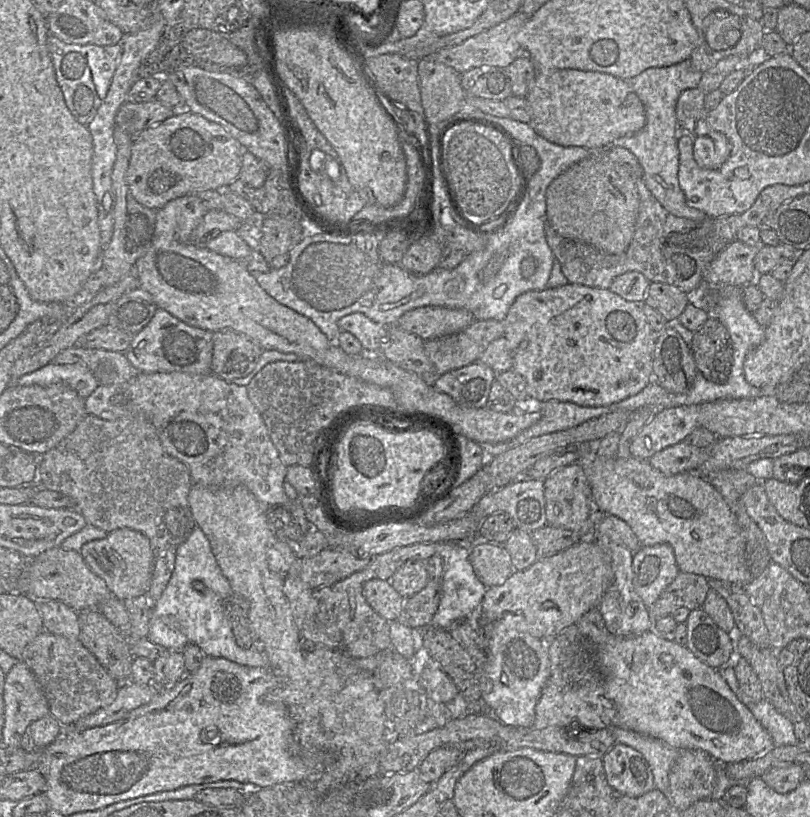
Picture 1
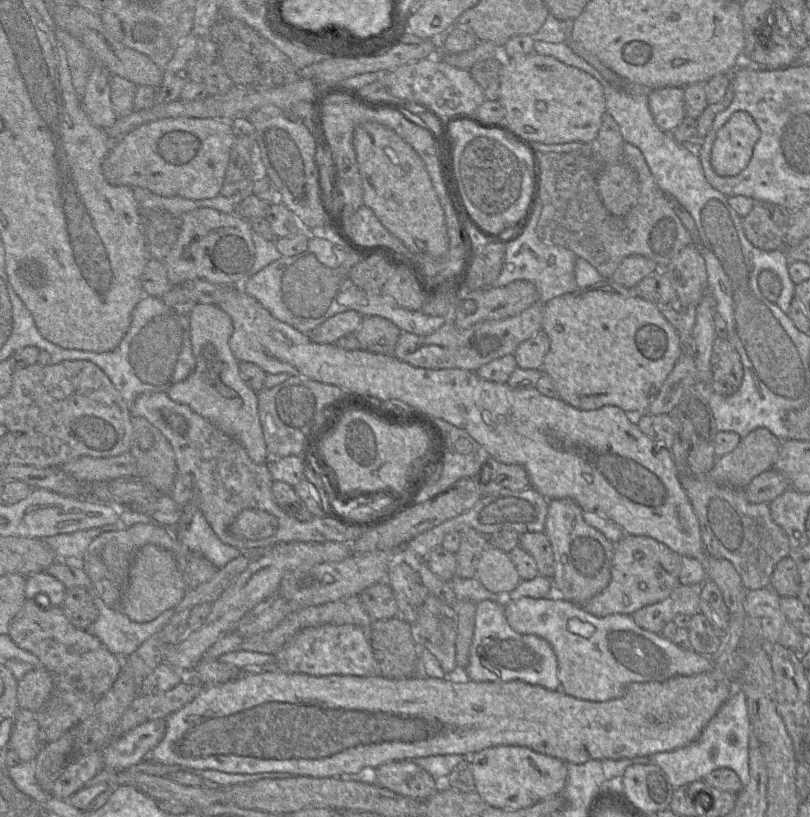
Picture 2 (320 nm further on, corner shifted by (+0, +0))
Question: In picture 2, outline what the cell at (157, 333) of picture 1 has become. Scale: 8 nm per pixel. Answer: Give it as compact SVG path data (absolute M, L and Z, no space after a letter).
M197 303L188 315L195 368L185 380L171 386L166 394L173 401L189 406L237 440L253 462L267 463L267 449L258 415L257 392L242 379L239 361L229 347L229 338L233 333L230 316L216 304L208 303Z

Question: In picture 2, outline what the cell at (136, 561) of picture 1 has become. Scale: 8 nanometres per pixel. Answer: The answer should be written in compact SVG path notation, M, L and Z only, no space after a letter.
M147 544L138 550L133 559L118 609L134 622L150 622L164 611L175 608L186 592L187 587L174 555L159 546Z

